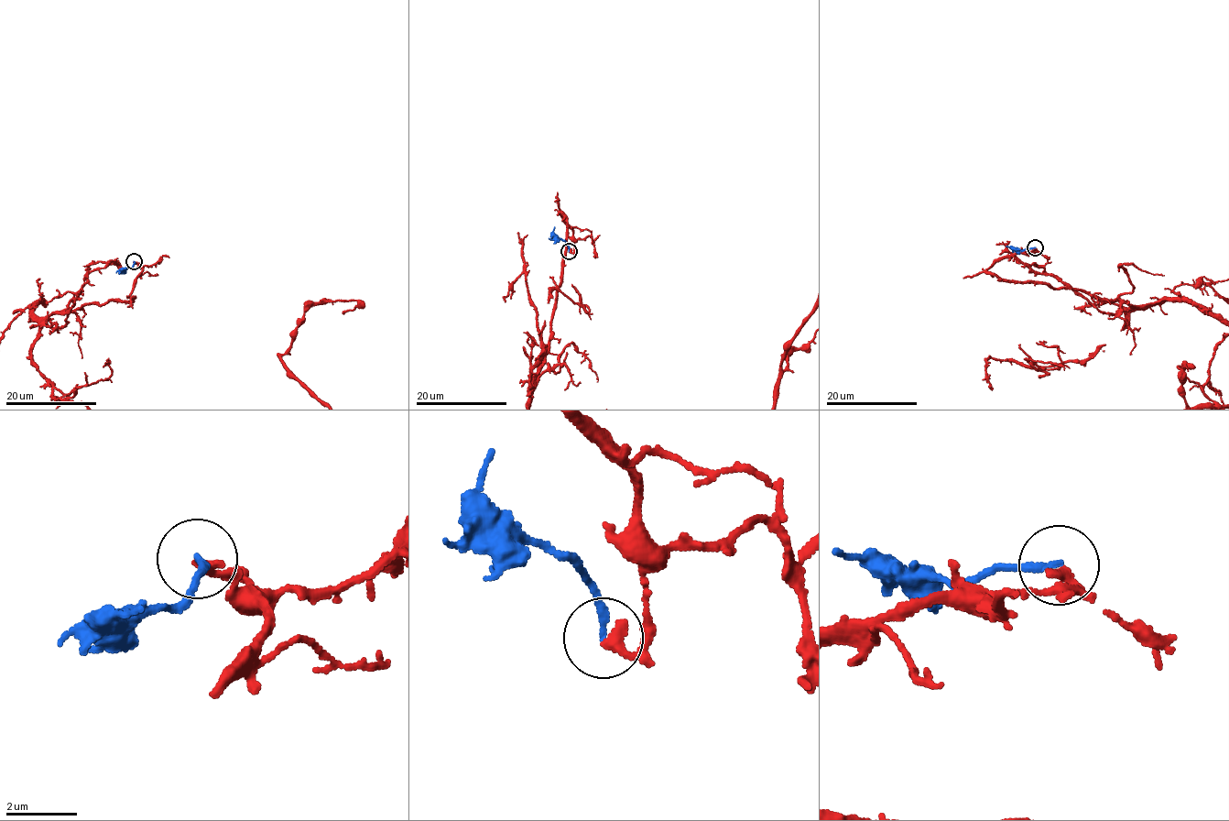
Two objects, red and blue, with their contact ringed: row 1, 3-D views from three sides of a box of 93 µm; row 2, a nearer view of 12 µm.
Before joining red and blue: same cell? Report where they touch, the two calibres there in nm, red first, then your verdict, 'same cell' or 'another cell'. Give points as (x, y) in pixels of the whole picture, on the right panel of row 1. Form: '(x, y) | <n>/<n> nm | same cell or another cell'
(1035, 247) | 320/200 nm | another cell

